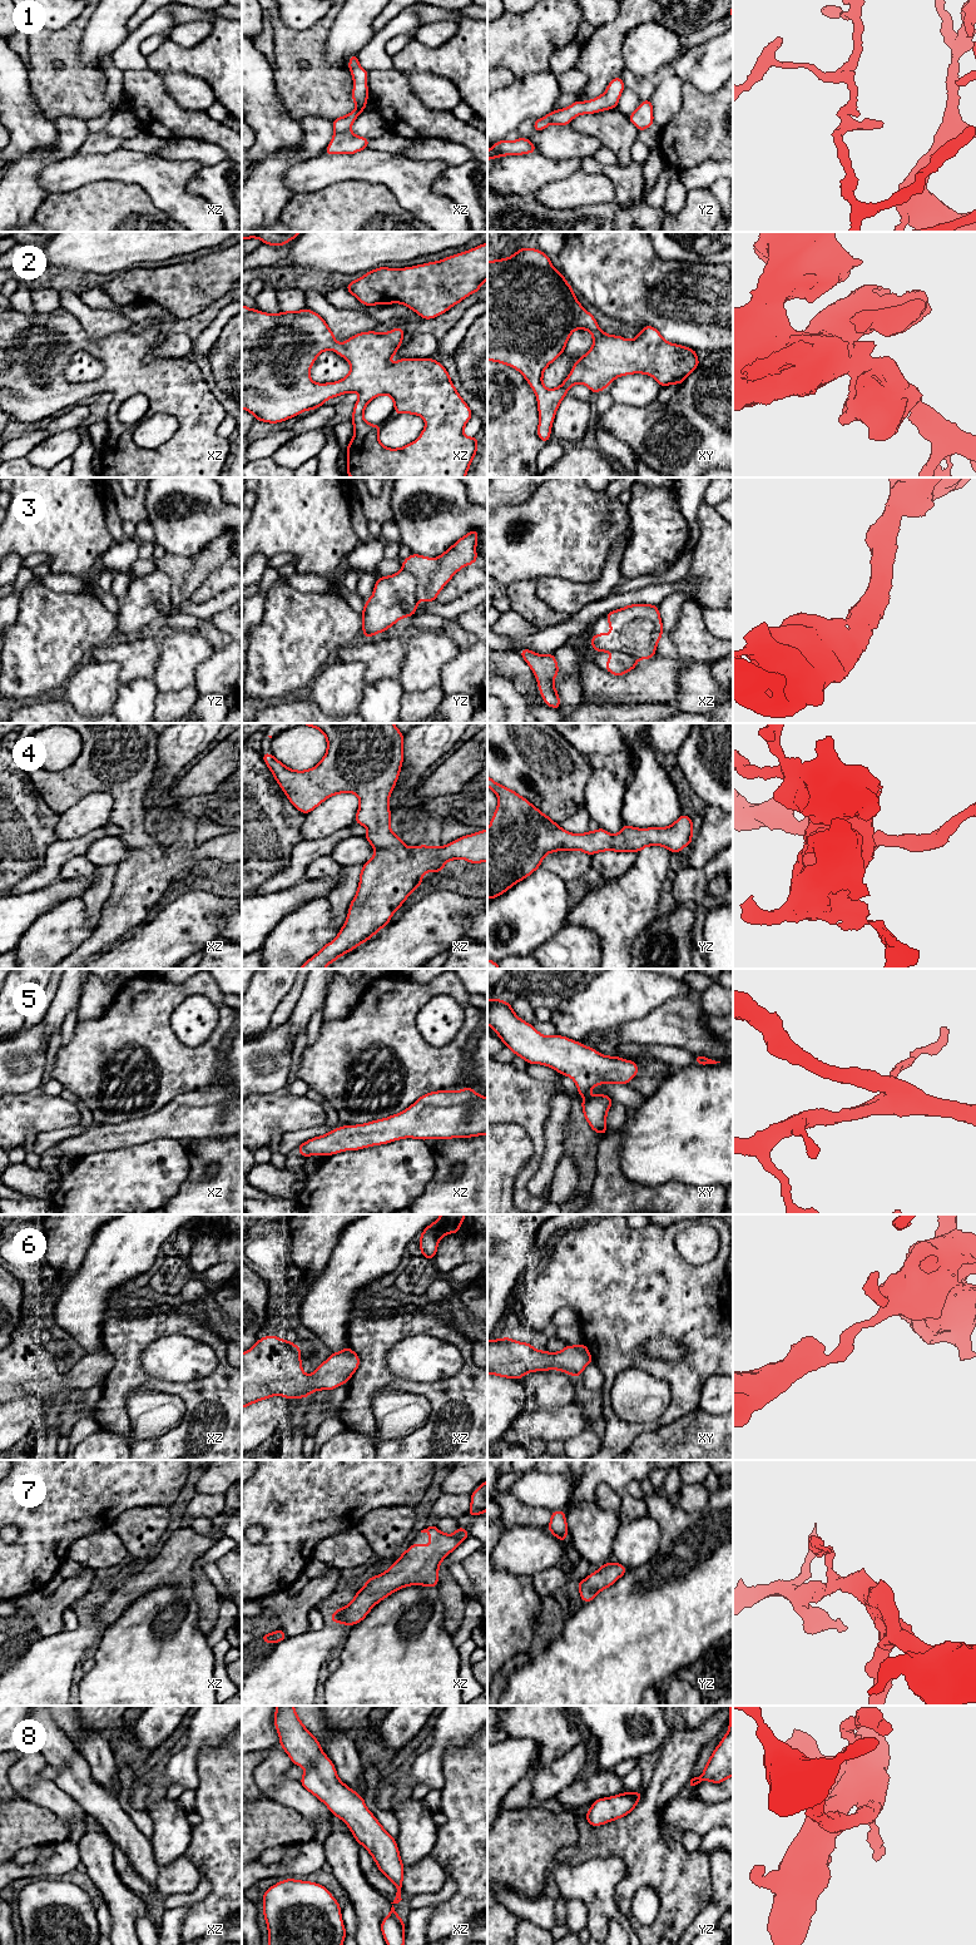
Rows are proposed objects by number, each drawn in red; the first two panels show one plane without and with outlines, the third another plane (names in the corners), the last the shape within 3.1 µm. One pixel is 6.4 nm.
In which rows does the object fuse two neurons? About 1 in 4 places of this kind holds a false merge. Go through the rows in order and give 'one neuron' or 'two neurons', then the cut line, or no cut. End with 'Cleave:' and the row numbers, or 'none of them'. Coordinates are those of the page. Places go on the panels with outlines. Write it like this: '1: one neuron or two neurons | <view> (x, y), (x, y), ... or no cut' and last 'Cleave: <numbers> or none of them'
1: one neuron | no cut
2: one neuron | no cut
3: two neurons | yz (402, 568), (415, 578), (417, 599)
4: one neuron | no cut
5: one neuron | no cut
6: one neuron | no cut
7: one neuron | no cut
8: one neuron | no cut
Cleave: 3

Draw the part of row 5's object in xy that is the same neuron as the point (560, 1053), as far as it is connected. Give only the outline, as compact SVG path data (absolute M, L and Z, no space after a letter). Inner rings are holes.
M497 998L487 1000L487 1024L527 1064L543 1064L573 1078L578 1093L585 1098L581 1107L591 1129L601 1135L608 1132L606 1113L613 1100L606 1094L588 1094L598 1084L628 1084L638 1074L635 1061L603 1055L566 1036L544 1036Z

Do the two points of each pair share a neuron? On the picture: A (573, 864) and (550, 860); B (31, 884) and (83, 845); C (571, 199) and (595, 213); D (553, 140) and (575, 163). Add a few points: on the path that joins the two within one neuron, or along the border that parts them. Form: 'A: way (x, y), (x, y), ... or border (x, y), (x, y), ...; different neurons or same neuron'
A: way (568, 864), (555, 861); same neuron
B: way (44, 872), (70, 847); same neuron
C: border (613, 201), (555, 209); different neurons
D: border (541, 153), (551, 158), (578, 158), (580, 161); different neurons

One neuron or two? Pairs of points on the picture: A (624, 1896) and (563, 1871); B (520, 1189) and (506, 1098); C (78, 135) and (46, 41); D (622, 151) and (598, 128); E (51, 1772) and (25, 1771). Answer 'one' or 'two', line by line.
A: two
B: one
C: two
D: one
E: two

